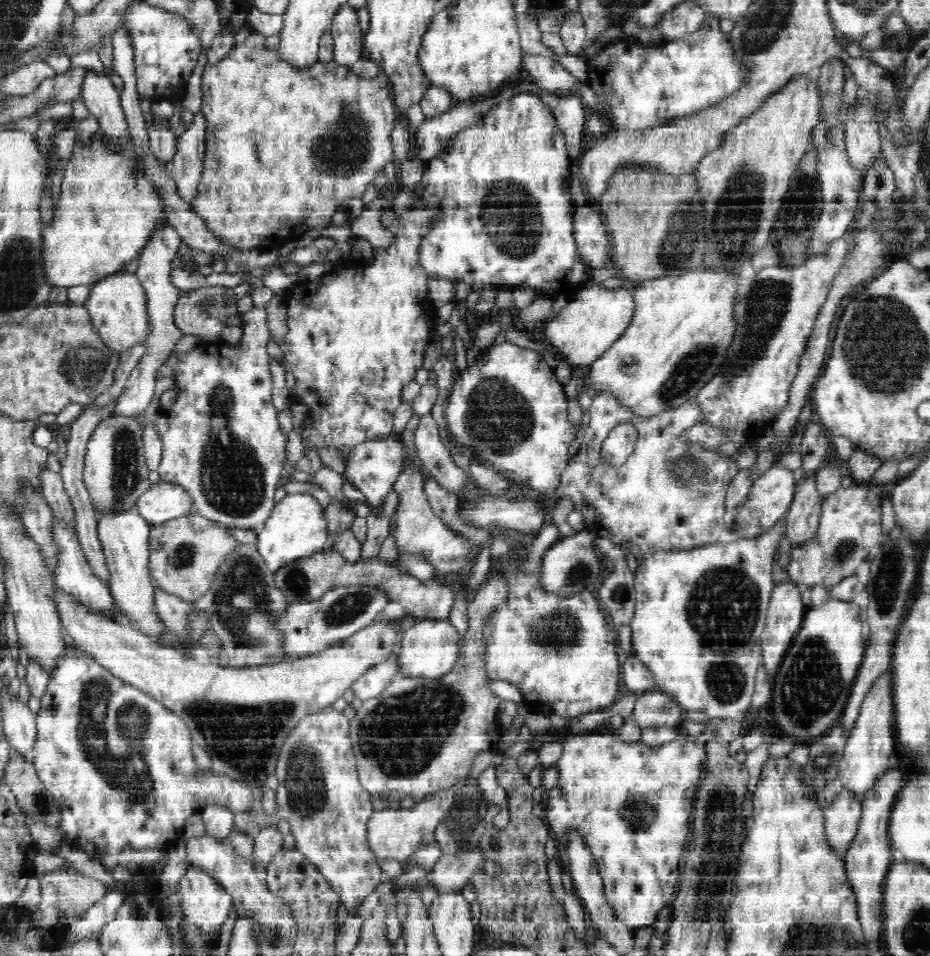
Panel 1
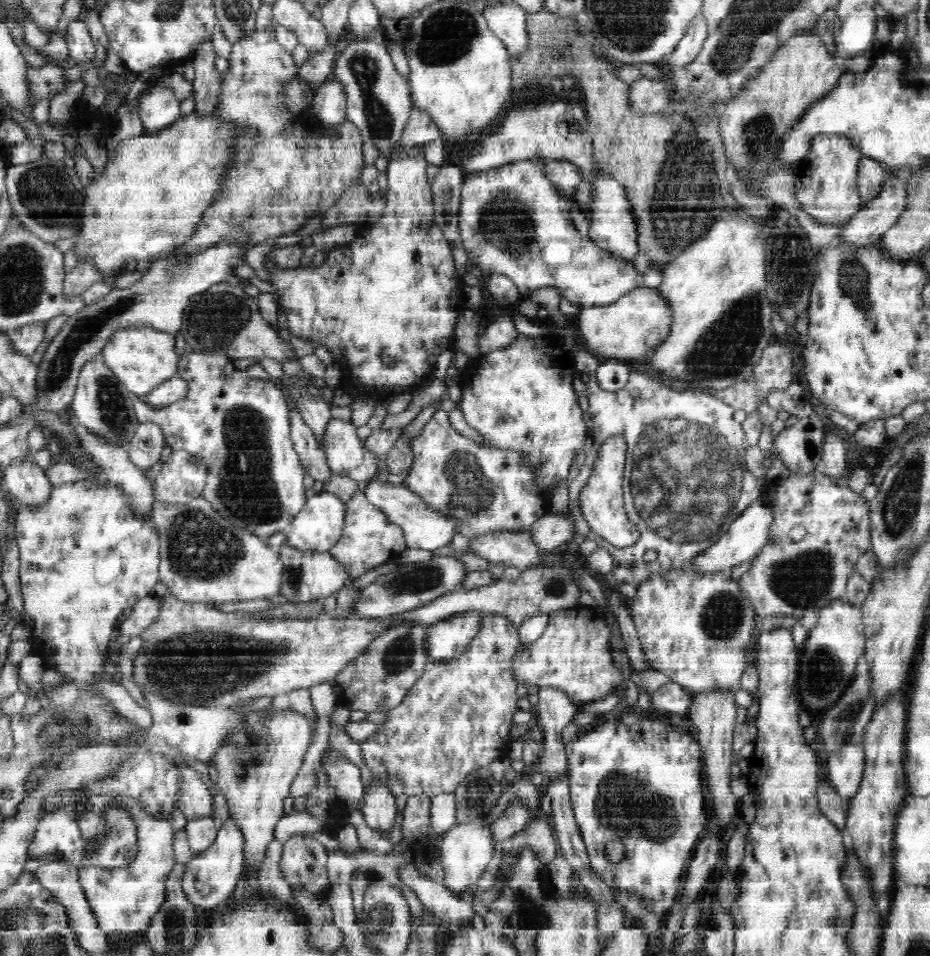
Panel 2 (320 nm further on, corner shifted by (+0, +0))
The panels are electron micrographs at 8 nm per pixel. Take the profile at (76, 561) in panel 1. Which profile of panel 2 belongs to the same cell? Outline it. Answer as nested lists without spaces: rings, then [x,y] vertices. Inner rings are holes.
[[[30,453],[21,461],[11,460],[3,472],[3,488],[23,506],[45,503],[49,500],[53,487],[46,469],[36,464],[33,455]]]

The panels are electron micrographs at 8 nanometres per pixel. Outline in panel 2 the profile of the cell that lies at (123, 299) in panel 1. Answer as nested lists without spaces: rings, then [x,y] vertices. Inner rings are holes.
[[[126,325],[126,328],[118,329],[108,344],[104,346],[101,356],[104,357],[105,364],[112,370],[117,380],[124,384],[126,391],[141,398],[148,396],[161,383],[176,376],[178,374],[177,366],[180,363],[179,356],[176,354],[175,336],[146,325]]]

